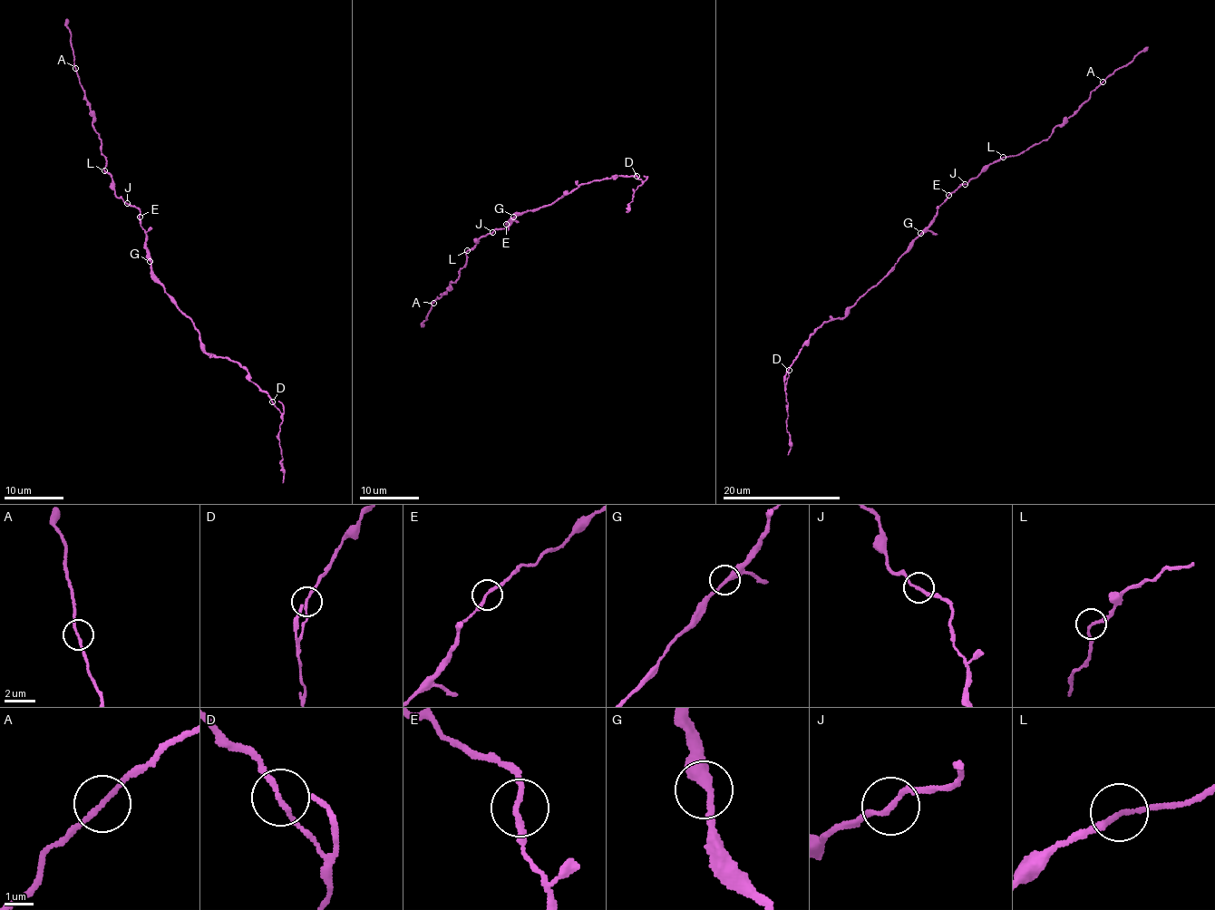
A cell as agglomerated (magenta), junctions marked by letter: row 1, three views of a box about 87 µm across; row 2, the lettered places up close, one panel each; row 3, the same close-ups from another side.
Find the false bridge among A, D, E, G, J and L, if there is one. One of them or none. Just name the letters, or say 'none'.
D

